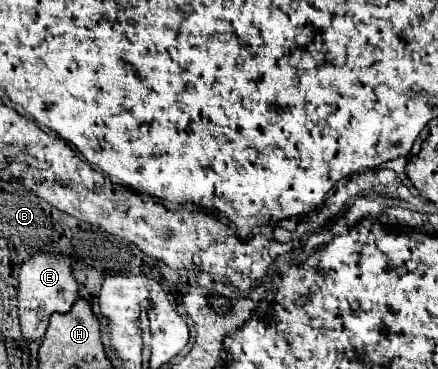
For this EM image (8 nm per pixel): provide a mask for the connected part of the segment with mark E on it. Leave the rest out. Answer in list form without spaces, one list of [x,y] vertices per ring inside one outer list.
[[[36,253],[20,269],[20,287],[18,287],[18,313],[22,335],[28,341],[44,337],[48,319],[52,313],[68,313],[78,299],[78,281],[74,279],[70,259],[54,253]]]

